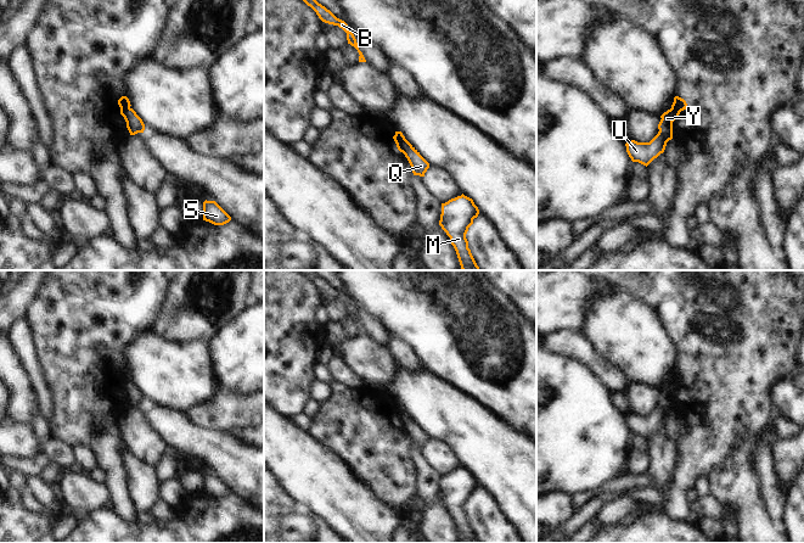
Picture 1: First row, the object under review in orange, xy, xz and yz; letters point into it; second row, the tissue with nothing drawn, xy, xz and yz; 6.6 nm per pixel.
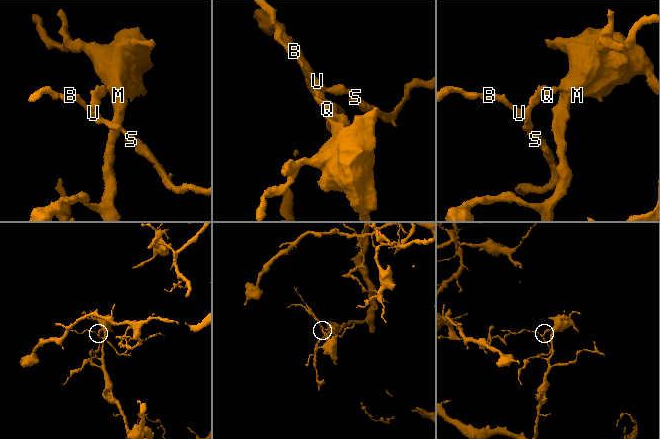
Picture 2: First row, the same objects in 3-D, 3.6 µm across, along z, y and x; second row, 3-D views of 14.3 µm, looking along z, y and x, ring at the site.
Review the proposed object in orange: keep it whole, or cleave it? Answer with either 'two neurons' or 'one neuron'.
two neurons

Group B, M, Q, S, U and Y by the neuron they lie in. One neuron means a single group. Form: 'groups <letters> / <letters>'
groups B S U Y / M Q

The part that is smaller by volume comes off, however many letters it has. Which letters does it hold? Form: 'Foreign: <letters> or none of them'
Foreign: B, S, U, Y

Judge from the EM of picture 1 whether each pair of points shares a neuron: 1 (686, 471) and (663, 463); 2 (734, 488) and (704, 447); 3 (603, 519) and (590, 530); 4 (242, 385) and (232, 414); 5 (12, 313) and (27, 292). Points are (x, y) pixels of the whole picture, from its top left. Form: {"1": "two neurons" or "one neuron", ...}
{"1": "two neurons", "2": "two neurons", "3": "two neurons", "4": "two neurons", "5": "one neuron"}

